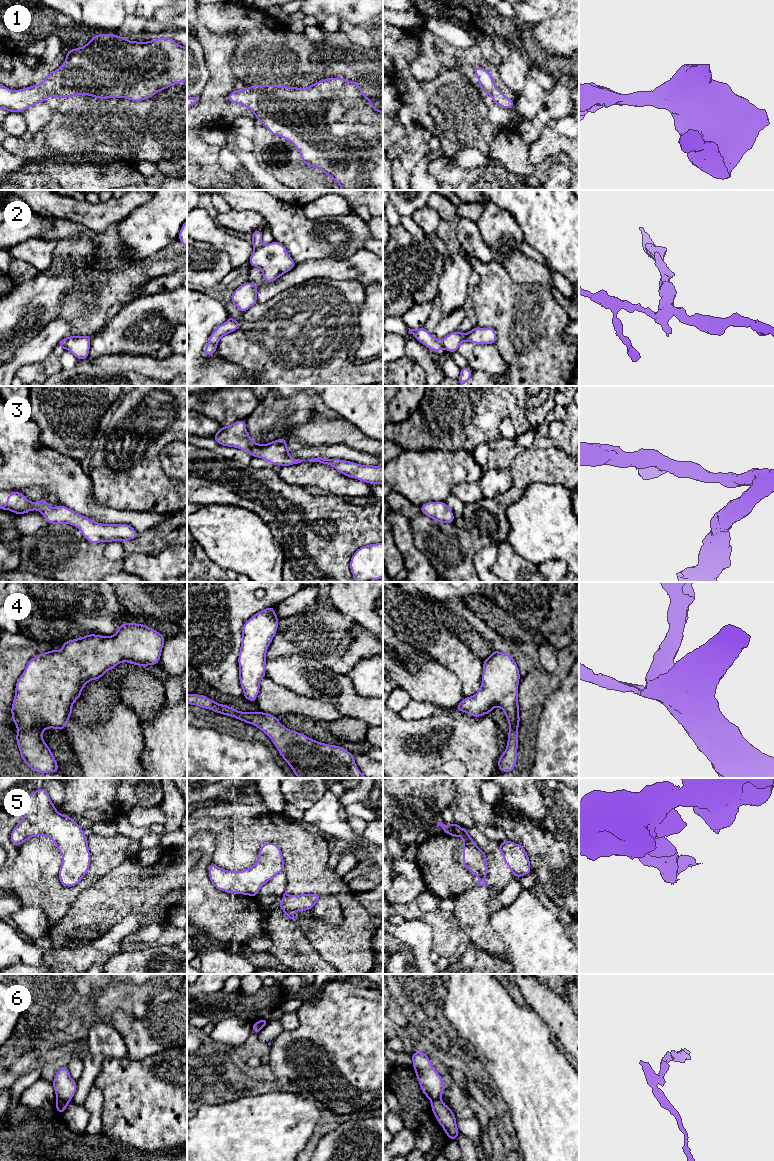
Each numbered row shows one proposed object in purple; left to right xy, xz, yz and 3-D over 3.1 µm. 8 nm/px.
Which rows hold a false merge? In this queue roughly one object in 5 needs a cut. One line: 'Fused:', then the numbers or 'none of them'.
Fused: 2, 5, 6

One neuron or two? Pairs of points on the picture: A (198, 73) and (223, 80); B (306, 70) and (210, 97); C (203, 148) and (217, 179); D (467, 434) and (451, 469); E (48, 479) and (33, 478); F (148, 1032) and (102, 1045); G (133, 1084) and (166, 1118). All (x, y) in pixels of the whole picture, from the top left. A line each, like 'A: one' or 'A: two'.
A: two
B: two
C: one
D: two
E: one
F: two
G: one

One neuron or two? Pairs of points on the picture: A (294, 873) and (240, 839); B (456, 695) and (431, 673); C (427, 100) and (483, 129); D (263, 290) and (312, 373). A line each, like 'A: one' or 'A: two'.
A: one
B: one
C: one
D: two

